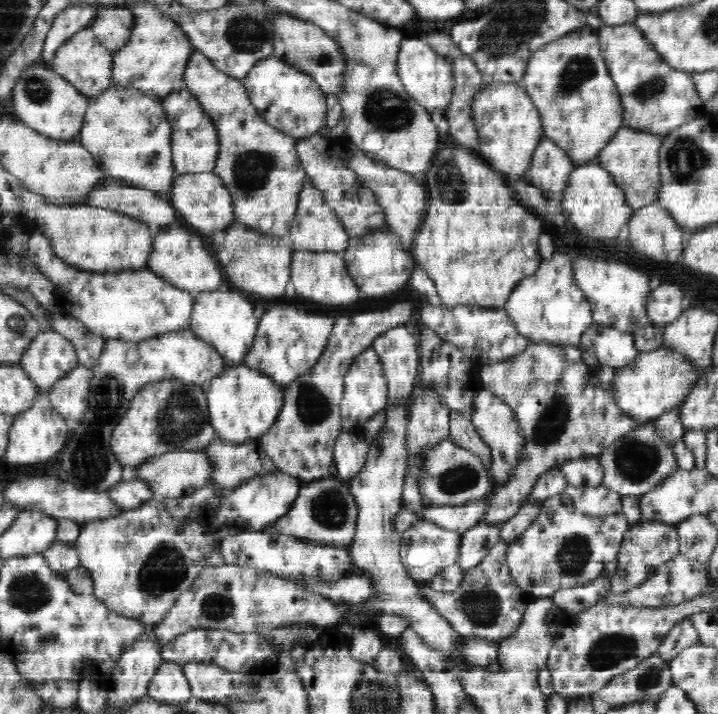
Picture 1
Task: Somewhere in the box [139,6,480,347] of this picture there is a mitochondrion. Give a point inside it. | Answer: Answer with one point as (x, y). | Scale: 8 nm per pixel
(386, 110)

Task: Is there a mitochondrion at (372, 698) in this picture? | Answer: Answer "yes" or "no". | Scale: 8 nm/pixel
yes

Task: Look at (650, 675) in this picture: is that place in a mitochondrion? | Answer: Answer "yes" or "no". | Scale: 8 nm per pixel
yes

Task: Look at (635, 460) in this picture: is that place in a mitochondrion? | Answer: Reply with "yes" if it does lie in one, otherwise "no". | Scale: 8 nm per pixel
yes

